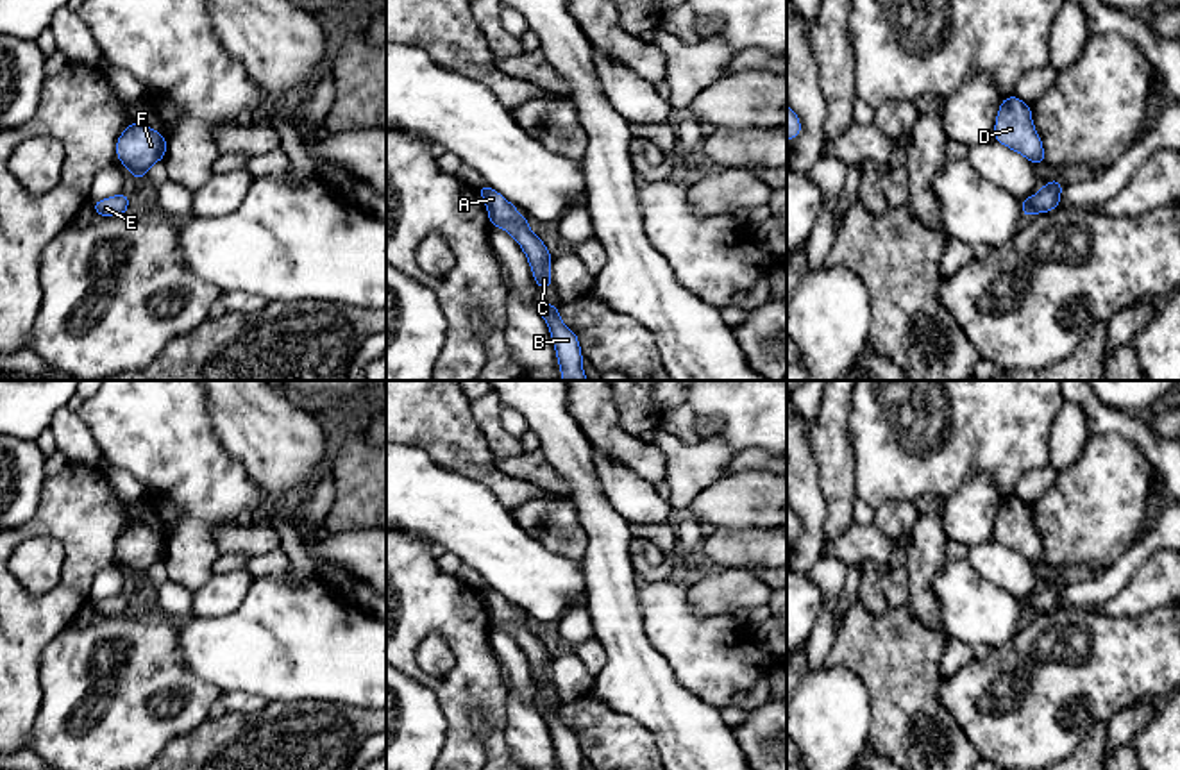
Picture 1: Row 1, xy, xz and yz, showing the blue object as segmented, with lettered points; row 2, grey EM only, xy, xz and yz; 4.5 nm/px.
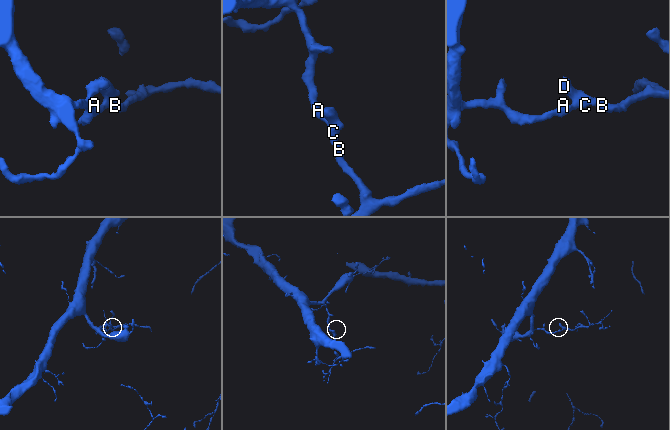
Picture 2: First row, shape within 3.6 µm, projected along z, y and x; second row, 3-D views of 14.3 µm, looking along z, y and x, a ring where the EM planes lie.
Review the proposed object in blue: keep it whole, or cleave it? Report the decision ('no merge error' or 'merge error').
no merge error

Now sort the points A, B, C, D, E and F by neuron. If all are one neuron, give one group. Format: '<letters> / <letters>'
A B C D E F

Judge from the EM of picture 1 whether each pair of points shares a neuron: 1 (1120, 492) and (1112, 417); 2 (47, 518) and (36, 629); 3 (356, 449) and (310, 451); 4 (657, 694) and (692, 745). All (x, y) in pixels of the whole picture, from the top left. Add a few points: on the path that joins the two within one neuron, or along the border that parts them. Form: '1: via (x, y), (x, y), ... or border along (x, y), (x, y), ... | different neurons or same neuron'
1: border along (1093, 433), (1121, 435), (1148, 458) | different neurons
2: via (74, 545), (74, 588), (63, 602) | same neuron
3: border along (333, 451), (329, 461) | different neurons
4: via (664, 706), (689, 733) | same neuron

